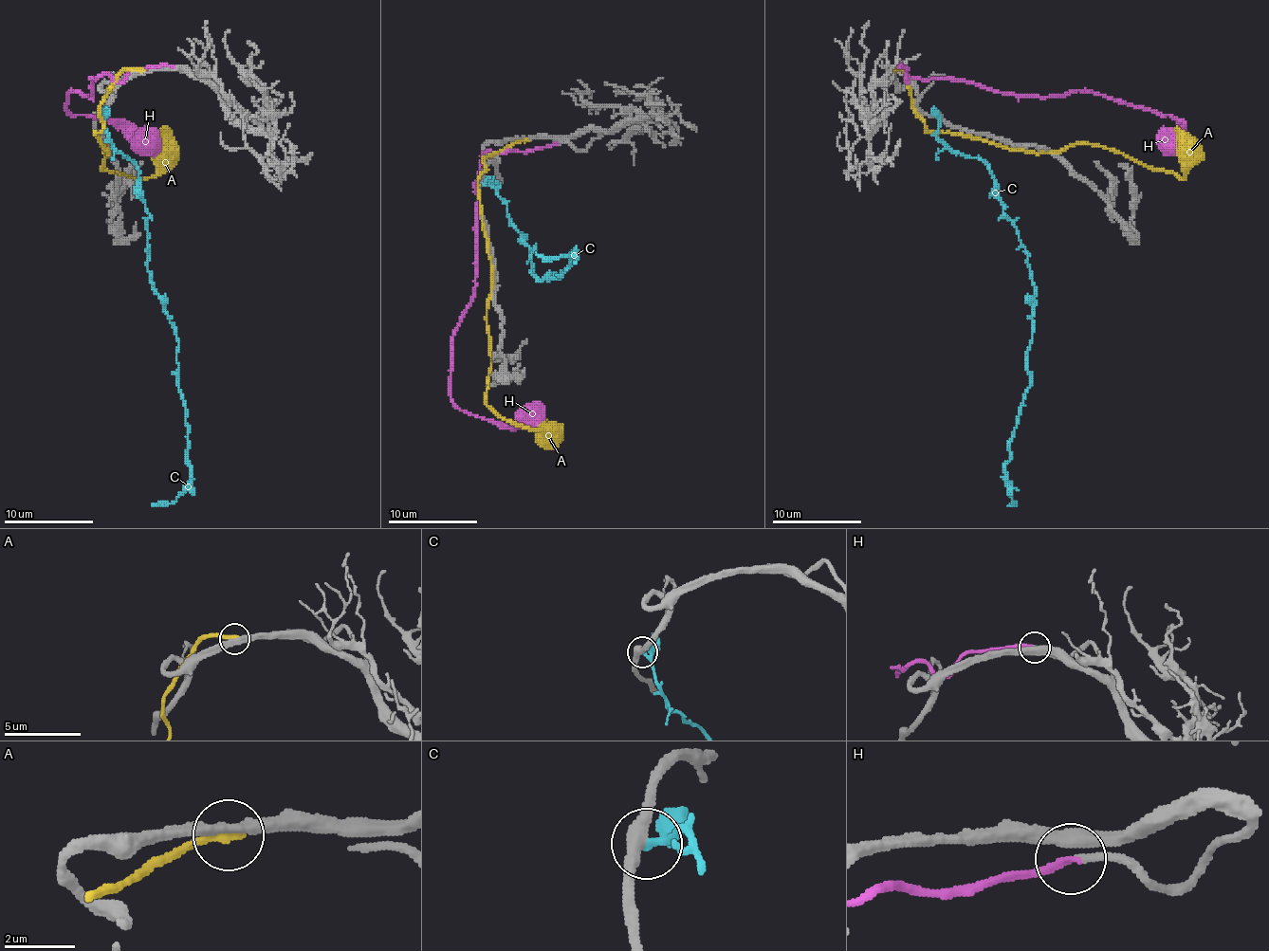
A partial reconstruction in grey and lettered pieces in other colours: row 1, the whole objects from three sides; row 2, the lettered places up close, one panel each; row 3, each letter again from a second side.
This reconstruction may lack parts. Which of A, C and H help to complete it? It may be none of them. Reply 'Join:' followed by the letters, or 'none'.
Join: H

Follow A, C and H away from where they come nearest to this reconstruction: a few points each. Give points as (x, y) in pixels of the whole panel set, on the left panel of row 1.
A: (140, 70), (118, 77), (100, 113), (102, 168), (152, 177), (167, 126)
C: (98, 117), (111, 146), (137, 168), (149, 215), (147, 268), (178, 342), (190, 485), (172, 503), (152, 505)
H: (172, 65), (98, 77), (91, 97), (71, 90), (66, 103), (158, 148)

